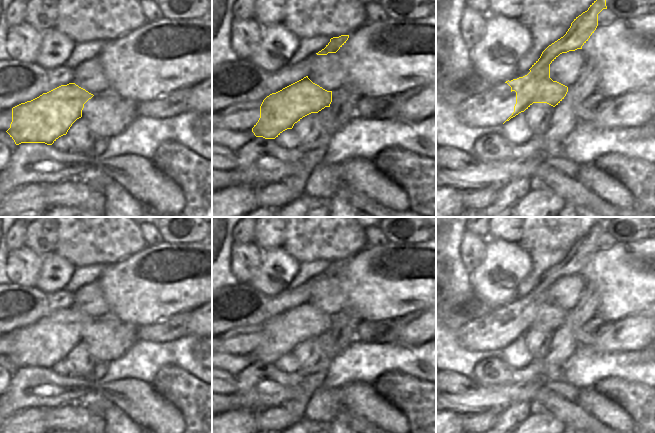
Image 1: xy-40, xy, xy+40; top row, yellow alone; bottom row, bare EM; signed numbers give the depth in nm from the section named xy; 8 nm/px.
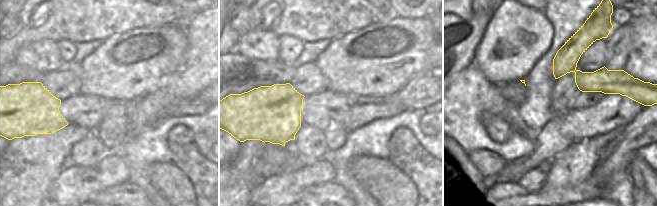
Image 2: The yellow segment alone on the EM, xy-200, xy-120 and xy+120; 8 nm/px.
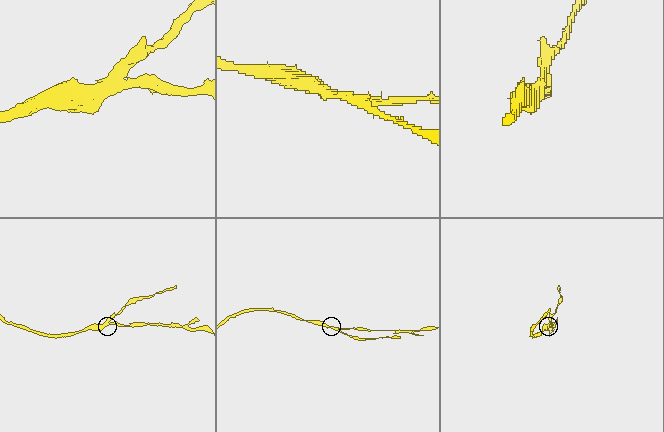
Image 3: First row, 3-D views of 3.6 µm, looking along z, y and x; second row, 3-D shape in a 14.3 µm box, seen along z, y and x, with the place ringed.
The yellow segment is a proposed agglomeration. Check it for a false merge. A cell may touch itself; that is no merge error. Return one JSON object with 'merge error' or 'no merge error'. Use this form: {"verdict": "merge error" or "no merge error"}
{"verdict": "merge error"}

